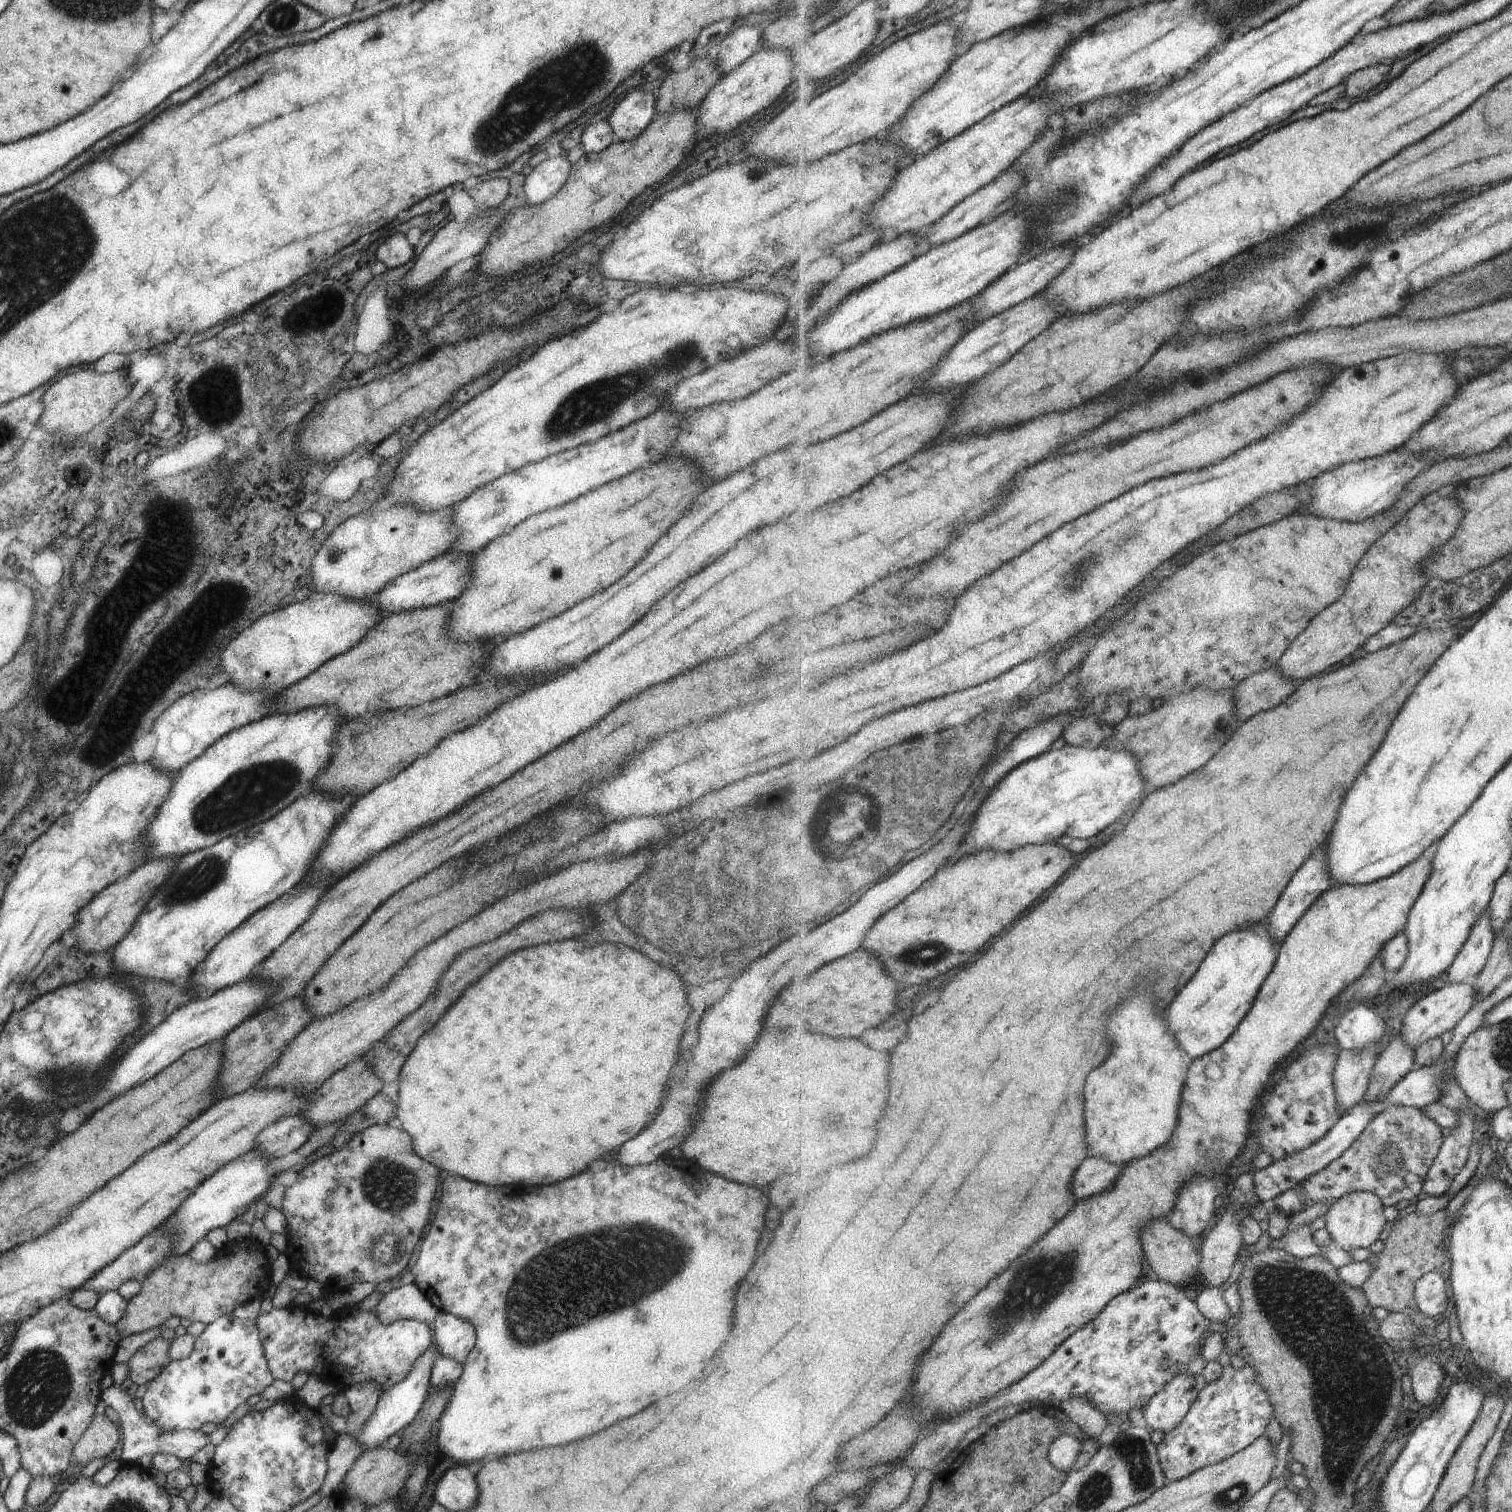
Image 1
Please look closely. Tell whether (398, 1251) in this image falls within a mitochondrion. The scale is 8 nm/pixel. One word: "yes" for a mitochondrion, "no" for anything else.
no

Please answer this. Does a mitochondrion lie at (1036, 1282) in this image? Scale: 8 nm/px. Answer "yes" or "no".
yes

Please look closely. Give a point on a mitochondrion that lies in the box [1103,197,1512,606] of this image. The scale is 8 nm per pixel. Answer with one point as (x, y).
(1374, 224)

